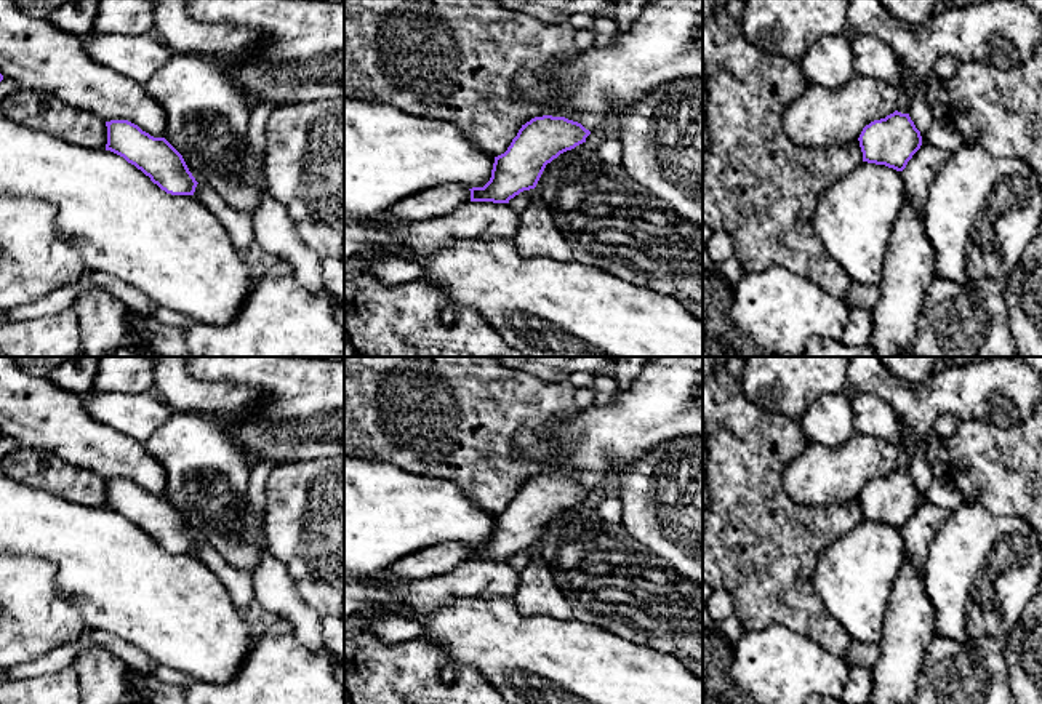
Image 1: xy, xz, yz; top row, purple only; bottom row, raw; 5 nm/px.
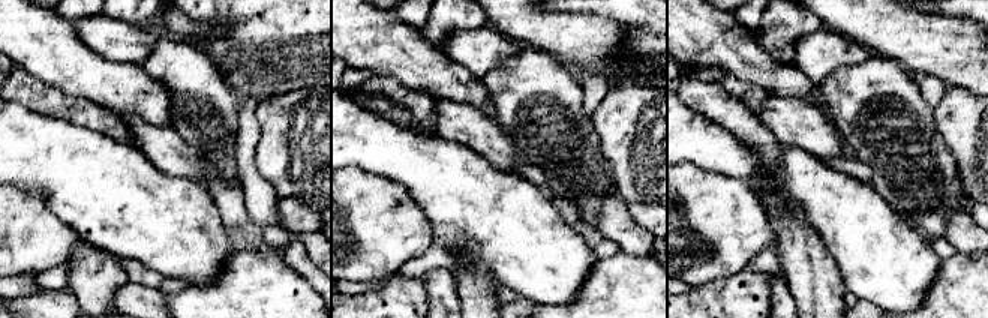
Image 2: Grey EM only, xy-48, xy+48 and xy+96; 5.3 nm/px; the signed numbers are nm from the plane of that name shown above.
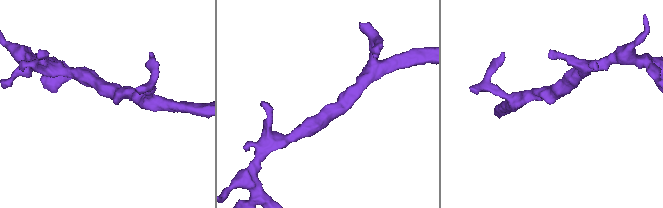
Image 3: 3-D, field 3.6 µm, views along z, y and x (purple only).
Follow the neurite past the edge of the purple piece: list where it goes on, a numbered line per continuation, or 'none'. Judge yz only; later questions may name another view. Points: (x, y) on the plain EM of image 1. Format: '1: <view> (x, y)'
1: yz (855, 575)

